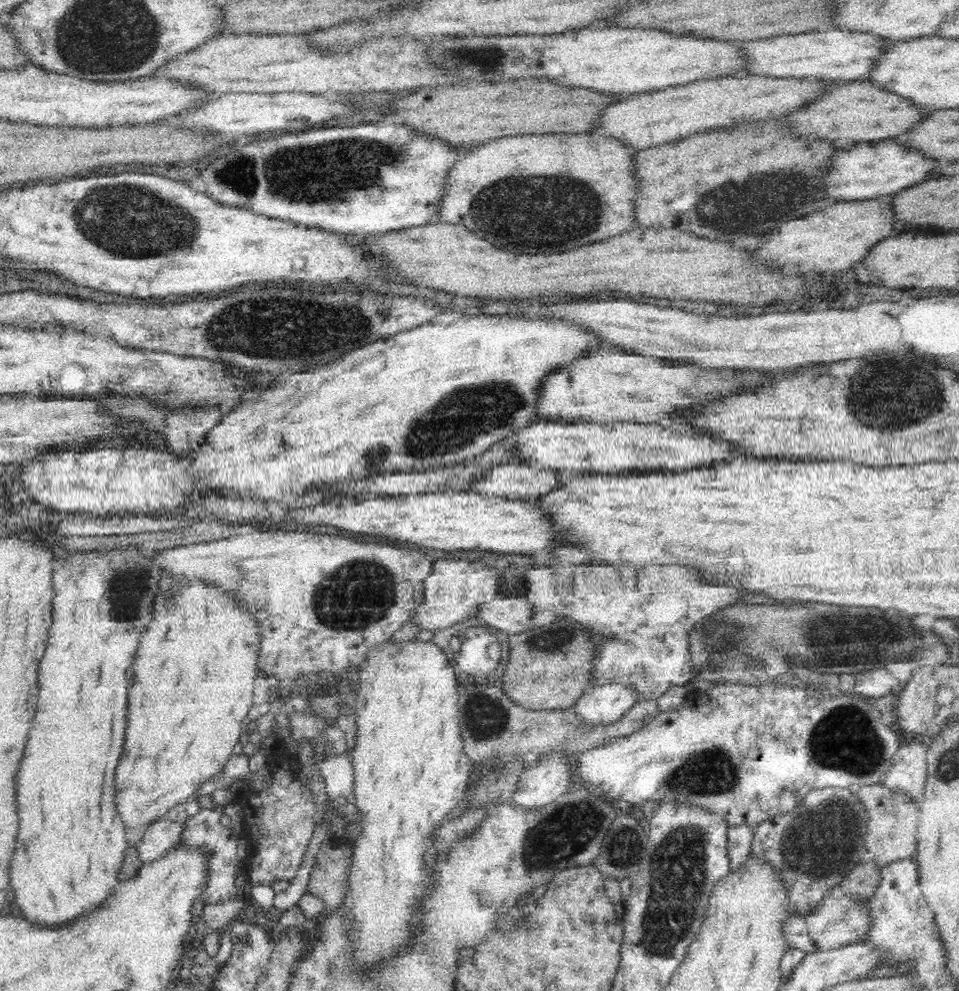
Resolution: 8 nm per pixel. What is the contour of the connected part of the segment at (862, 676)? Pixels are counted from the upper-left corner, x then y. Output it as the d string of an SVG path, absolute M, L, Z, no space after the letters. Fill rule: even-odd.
M882 667L863 673L858 673L855 676L854 693L859 697L880 697L890 694L890 692L900 692L905 684L902 684L896 676L892 676L888 670Z

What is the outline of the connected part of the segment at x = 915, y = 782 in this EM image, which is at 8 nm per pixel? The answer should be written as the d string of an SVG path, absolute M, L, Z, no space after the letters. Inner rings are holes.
M916 737L908 742L902 744L902 748L896 752L889 774L882 784L892 792L908 794L913 800L921 802L928 780L928 741Z

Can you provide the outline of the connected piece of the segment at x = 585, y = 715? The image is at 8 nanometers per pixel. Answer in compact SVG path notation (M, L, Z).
M606 682L588 688L570 710L588 725L610 725L620 721L638 701L635 686Z

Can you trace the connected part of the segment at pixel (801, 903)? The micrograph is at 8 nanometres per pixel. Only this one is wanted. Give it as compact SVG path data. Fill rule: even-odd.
M856 788L812 790L794 810L759 823L749 857L766 859L782 873L792 915L810 916L834 886L839 885L856 866L869 860L863 838L872 831L868 825L870 820Z

